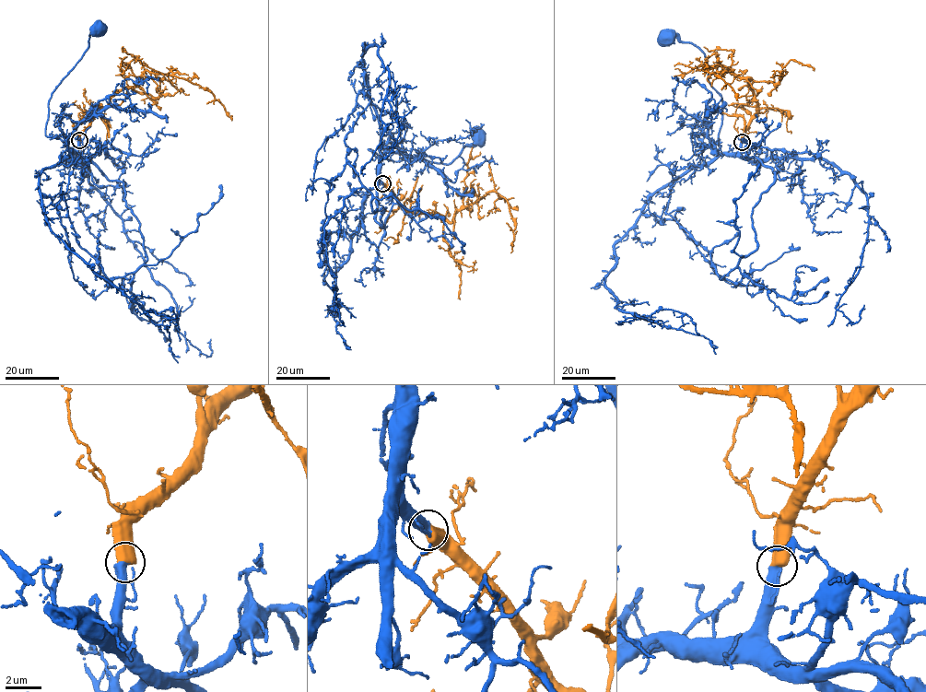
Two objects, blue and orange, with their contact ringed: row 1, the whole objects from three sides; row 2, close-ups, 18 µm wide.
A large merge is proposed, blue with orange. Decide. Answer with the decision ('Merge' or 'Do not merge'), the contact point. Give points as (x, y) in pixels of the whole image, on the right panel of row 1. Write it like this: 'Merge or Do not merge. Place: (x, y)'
Merge. Place: (742, 142)

